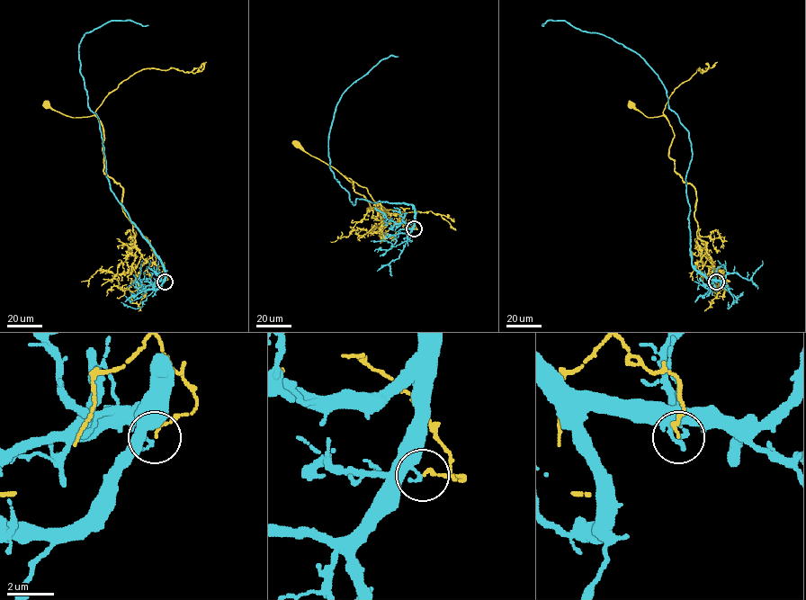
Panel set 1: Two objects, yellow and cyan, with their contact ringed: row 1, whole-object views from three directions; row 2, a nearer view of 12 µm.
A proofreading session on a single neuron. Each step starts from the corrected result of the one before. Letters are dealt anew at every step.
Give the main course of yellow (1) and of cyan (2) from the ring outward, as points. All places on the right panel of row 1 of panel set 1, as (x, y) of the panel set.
1: (716, 282), (706, 243), (697, 237), (695, 188), (669, 156), (674, 133), (668, 120), (630, 105)
2: (716, 282), (692, 262), (685, 177), (692, 148), (664, 85), (638, 54), (612, 39), (562, 21), (543, 25)

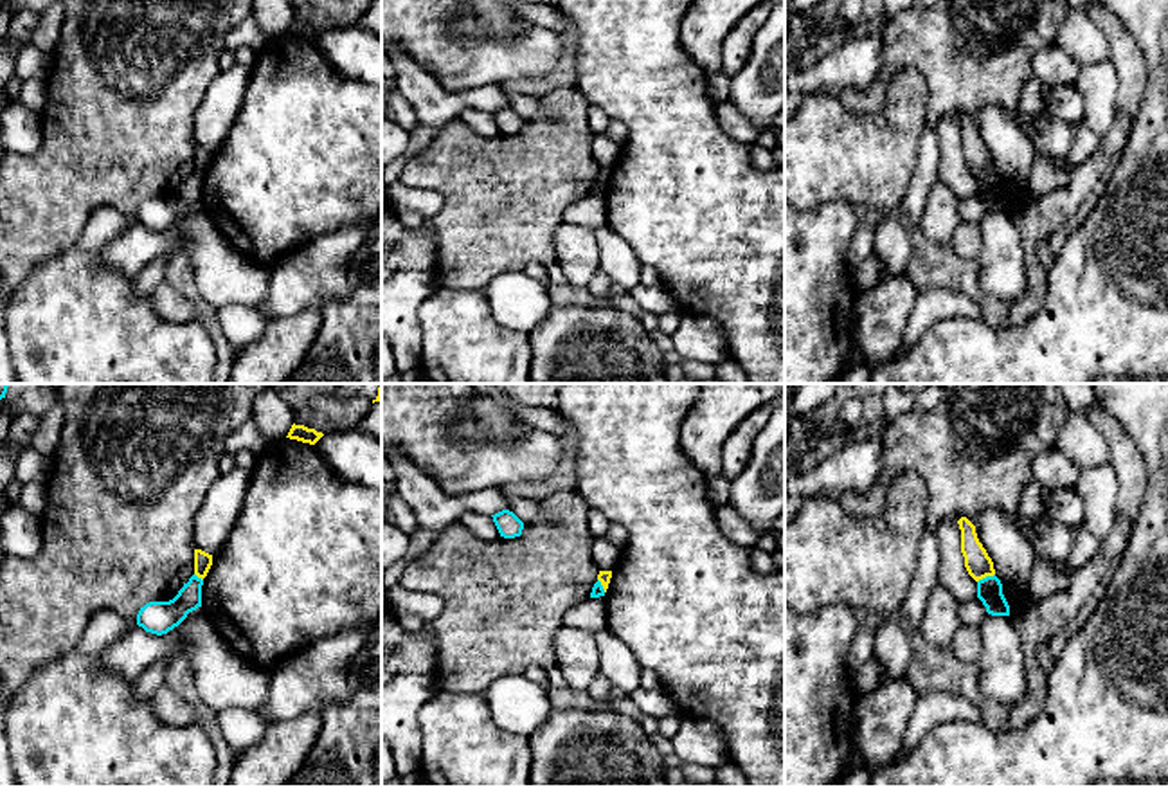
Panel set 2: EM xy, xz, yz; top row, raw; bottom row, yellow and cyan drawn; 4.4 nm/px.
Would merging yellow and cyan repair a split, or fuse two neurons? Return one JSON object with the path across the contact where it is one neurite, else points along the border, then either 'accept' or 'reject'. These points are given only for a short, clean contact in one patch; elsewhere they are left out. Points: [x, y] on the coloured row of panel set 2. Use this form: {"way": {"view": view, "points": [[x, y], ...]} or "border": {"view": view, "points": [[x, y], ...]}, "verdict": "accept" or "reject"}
{"border": {"view": "yz", "points": [[994, 573], [978, 582]]}, "verdict": "reject"}

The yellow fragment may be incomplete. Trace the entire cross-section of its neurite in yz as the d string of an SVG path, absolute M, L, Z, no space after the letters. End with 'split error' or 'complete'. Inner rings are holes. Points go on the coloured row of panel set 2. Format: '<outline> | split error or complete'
M961 517L957 520L959 529L961 529L961 553L965 556L965 567L968 574L979 582L986 576L993 576L993 562L988 556L986 549L977 538L975 526L966 519Z | complete

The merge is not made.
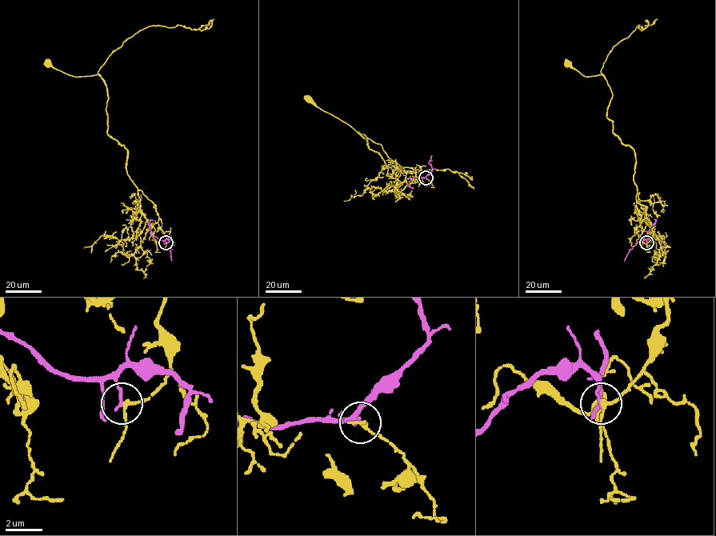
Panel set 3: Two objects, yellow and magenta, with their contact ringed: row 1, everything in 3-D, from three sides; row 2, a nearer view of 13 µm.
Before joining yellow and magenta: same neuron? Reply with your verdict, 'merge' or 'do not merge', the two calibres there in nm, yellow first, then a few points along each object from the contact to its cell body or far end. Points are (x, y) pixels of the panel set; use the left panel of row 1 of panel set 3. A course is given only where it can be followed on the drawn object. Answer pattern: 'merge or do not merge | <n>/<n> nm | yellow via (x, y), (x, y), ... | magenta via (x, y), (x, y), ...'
do not merge | 150/140 nm | yellow via (166, 242), (170, 231), (158, 226), (155, 206), (127, 174), (127, 150), (107, 132), (104, 80), (48, 64) | magenta via (166, 242), (166, 239), (172, 242), (168, 249), (172, 261)

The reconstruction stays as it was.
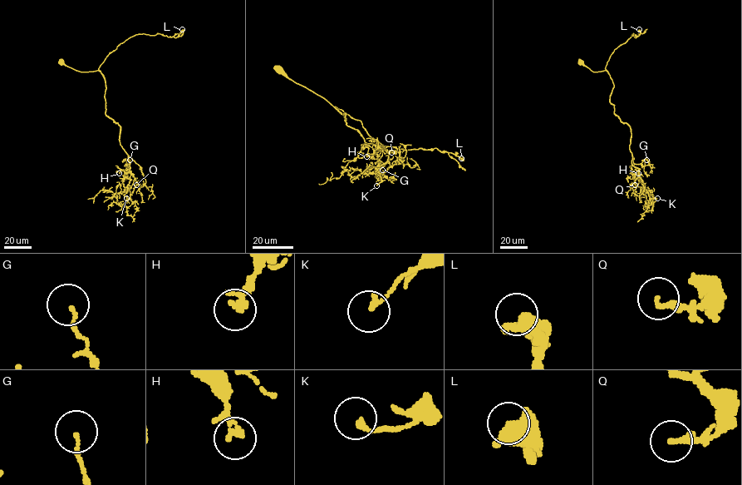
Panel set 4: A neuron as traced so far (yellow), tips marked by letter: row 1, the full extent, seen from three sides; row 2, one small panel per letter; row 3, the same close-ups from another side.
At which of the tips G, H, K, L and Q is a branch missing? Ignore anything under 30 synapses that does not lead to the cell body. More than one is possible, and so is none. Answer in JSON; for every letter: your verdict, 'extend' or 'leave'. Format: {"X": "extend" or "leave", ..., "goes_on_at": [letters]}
{"G": "leave", "H": "leave", "K": "leave", "L": "leave", "Q": "leave", "goes_on_at": []}

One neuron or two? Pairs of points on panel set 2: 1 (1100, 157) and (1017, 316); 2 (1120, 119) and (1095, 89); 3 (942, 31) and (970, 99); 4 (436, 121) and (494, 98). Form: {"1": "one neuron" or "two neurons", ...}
{"1": "one neuron", "2": "two neurons", "3": "one neuron", "4": "one neuron"}

